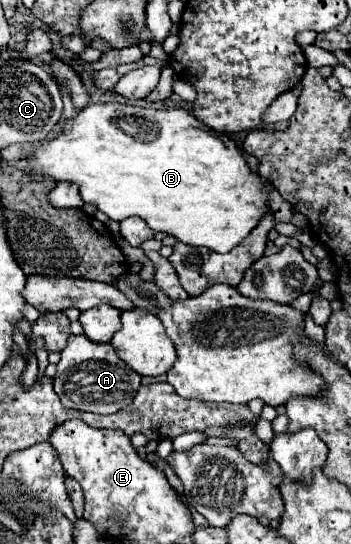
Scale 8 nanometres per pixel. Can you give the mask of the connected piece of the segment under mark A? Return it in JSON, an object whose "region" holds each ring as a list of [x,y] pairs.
{"region":[[[82,334],[82,336],[70,336],[68,346],[62,350],[58,372],[52,382],[54,392],[58,394],[58,398],[66,408],[94,414],[114,414],[118,410],[124,410],[134,400],[140,388],[140,374],[136,374],[132,368],[120,362],[110,342],[94,344]]]}

